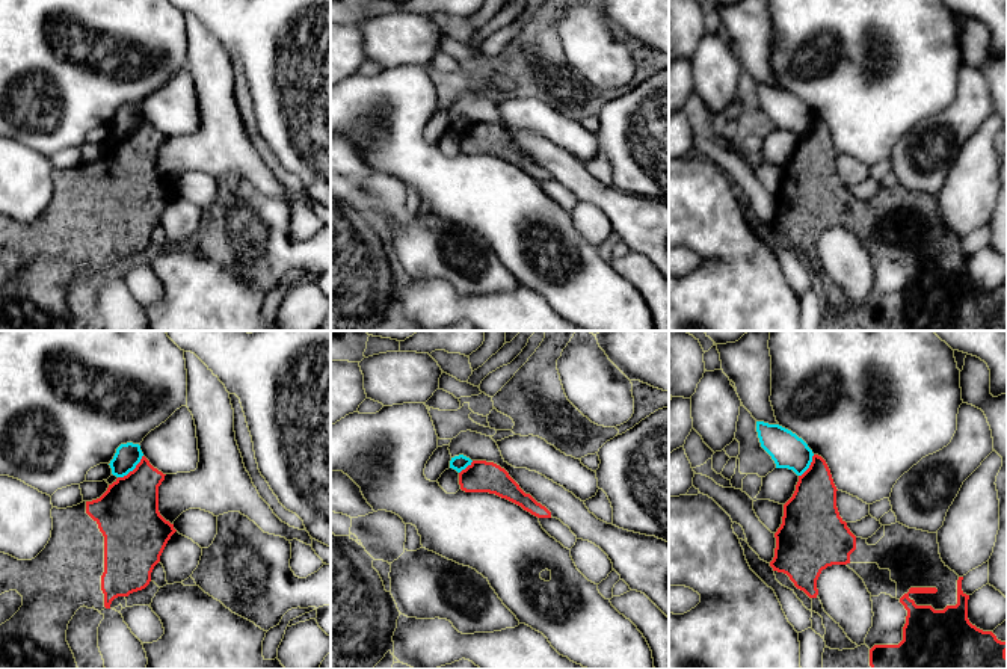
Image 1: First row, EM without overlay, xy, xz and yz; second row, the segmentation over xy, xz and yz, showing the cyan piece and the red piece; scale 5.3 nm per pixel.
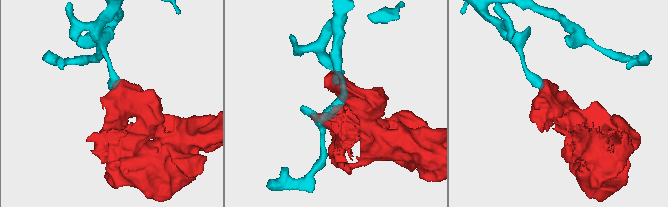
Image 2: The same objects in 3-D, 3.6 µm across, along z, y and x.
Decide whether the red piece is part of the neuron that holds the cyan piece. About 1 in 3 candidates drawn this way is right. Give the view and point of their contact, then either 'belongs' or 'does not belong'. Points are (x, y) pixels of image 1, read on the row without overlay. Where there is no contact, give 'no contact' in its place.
contact xy (132, 132); does not belong

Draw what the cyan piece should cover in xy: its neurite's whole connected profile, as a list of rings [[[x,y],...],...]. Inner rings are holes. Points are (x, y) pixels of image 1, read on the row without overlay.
[[[127,104],[116,110],[113,121],[110,122],[112,136],[124,139],[136,130],[143,115],[139,106]]]

